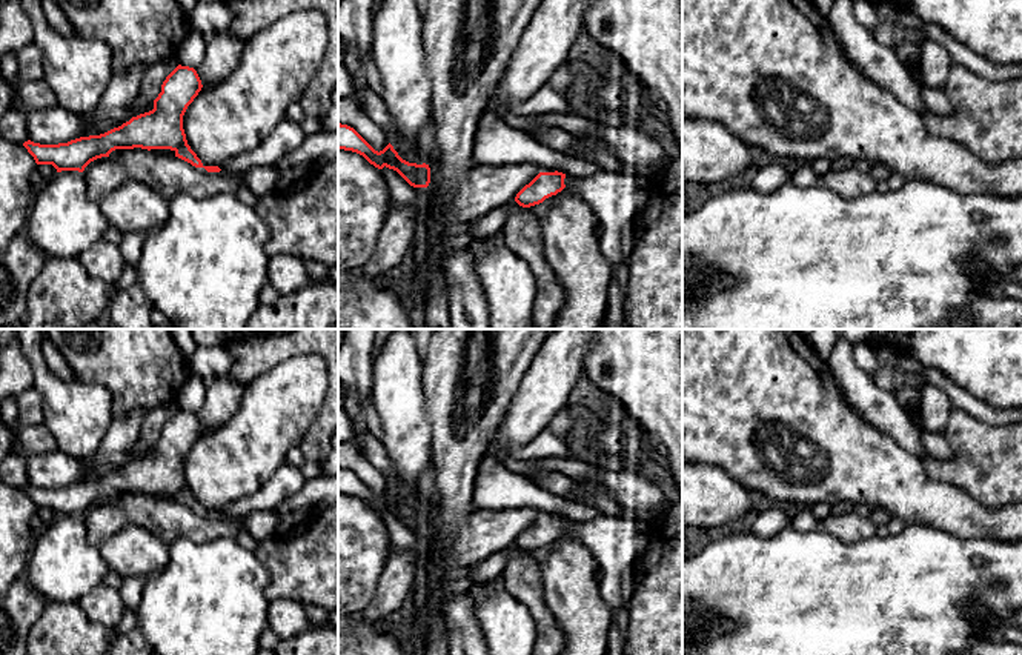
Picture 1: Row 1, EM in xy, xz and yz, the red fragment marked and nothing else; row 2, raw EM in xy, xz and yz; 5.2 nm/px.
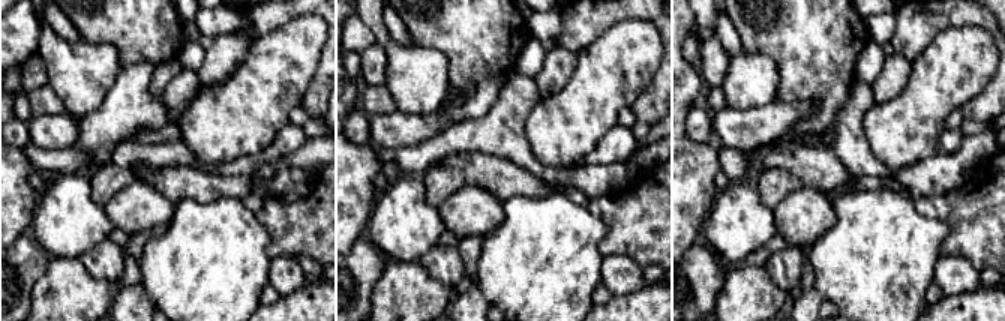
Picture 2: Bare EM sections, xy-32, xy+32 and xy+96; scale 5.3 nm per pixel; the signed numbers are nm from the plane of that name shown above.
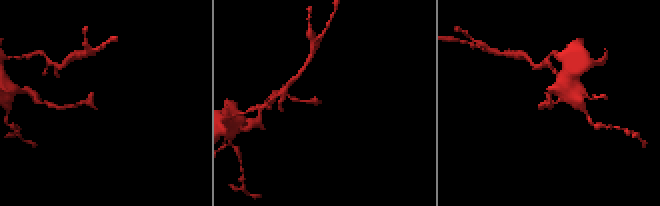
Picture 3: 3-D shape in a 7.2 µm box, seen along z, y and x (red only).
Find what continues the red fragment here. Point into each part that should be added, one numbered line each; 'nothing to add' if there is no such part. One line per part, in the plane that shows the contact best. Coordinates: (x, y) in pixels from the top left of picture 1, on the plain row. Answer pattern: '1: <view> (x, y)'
1: xz (617, 541)

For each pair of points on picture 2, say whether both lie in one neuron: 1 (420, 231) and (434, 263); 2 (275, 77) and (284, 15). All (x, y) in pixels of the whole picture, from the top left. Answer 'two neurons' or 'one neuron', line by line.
1: two neurons
2: two neurons

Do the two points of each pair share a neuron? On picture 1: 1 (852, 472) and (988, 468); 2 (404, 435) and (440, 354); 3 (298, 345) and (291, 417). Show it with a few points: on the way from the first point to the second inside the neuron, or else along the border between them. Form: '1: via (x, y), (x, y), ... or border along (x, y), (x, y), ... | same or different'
1: border along (919, 458), (924, 469), (933, 478), (958, 486) | different
2: border along (421, 363), (424, 411), (431, 428) | different
3: border along (321, 355), (295, 354), (265, 371) | different

